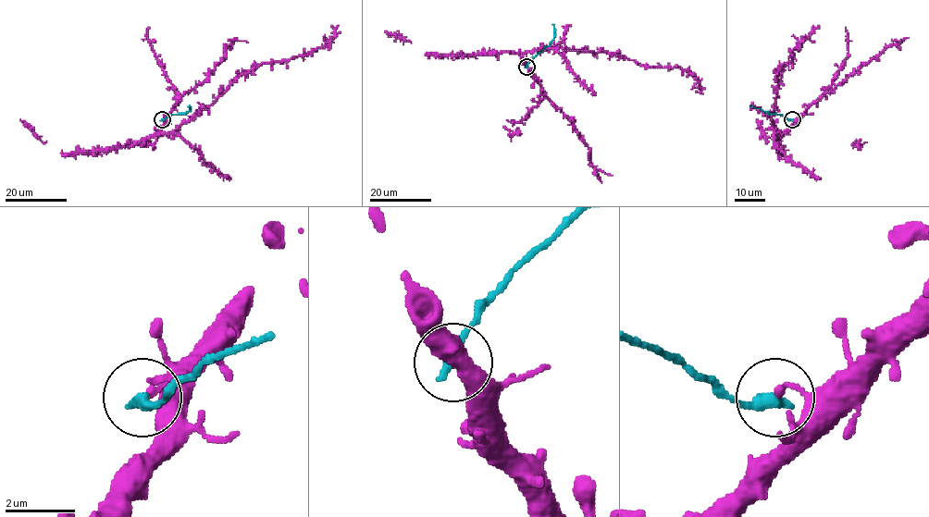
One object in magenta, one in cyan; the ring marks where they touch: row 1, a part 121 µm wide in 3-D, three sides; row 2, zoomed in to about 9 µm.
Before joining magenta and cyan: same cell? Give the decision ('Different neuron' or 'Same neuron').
Different neuron

